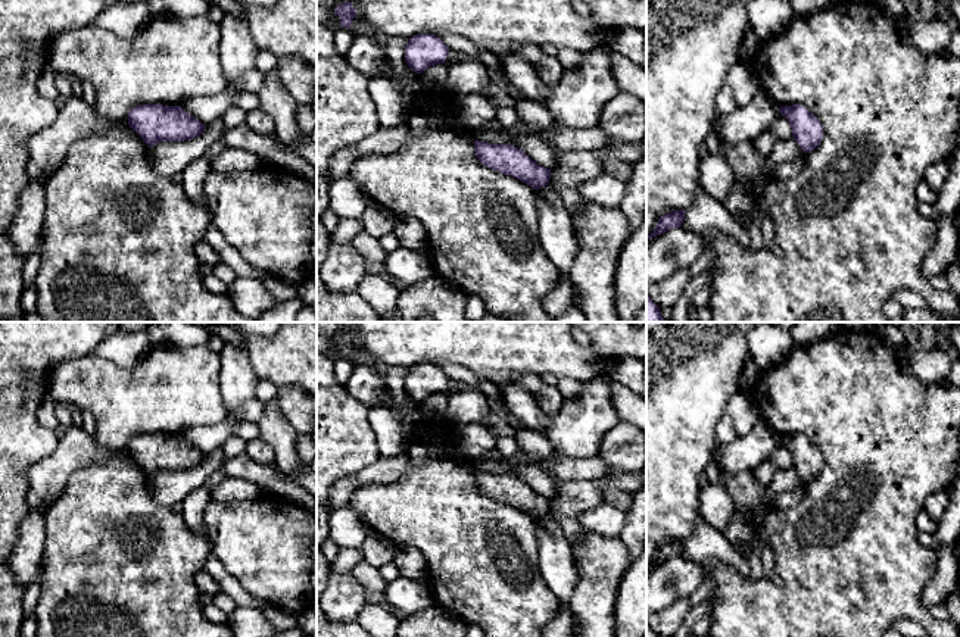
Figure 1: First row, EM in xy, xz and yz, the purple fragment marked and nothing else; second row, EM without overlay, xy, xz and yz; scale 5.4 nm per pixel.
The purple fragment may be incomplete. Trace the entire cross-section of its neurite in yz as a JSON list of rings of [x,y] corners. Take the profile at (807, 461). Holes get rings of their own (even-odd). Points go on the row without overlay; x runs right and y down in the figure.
[[[801,434],[779,437],[782,446],[792,458],[792,466],[804,483],[814,480],[823,468],[823,455],[810,440]]]

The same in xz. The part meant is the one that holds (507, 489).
[[[474,471],[477,488],[487,497],[511,505],[539,519],[548,515],[551,499],[537,494],[523,480],[509,474]]]

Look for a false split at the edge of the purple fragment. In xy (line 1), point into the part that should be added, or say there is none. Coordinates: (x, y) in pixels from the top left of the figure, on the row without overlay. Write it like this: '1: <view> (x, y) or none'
1: none

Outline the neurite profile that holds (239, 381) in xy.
[[[225,343],[221,357],[221,396],[228,415],[234,413],[244,402],[256,399],[259,378],[252,368],[246,347]]]

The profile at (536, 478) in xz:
[[[498,450],[484,452],[477,459],[477,471],[490,474],[509,474],[523,480],[537,494],[552,499],[555,496],[554,478],[542,468],[527,463],[507,462]]]

